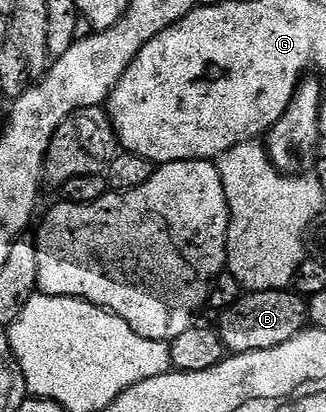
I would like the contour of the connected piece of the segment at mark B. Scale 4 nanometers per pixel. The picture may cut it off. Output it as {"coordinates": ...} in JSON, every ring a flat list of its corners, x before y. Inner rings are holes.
{"coordinates":[[257,290,244,293,229,308,225,308,219,315,217,329,223,347,231,354,248,354,261,352,269,348,277,348,285,344,285,340,293,340,309,326,309,306,300,295,285,290]]}

